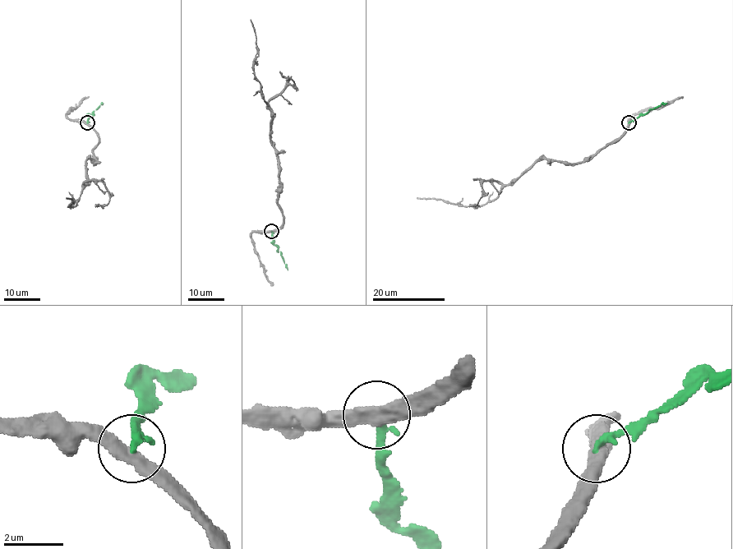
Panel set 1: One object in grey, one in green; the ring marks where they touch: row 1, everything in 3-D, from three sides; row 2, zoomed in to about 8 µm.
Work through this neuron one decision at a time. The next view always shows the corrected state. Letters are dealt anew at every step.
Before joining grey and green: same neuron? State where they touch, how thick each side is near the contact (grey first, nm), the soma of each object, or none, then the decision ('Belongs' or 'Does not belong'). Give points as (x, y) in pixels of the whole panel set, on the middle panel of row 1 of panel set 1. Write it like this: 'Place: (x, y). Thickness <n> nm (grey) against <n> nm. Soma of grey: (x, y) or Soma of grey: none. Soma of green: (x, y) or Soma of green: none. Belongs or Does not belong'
Place: (271, 231). Thickness 400 nm (grey) against 240 nm. Soma of grey: none. Soma of green: none. Does not belong

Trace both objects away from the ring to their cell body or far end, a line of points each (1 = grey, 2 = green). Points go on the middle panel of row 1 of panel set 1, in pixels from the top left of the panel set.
1: (271, 232), (283, 223), (278, 163), (271, 108), (253, 66), (256, 45), (251, 19)
2: (271, 232), (271, 237), (288, 270)

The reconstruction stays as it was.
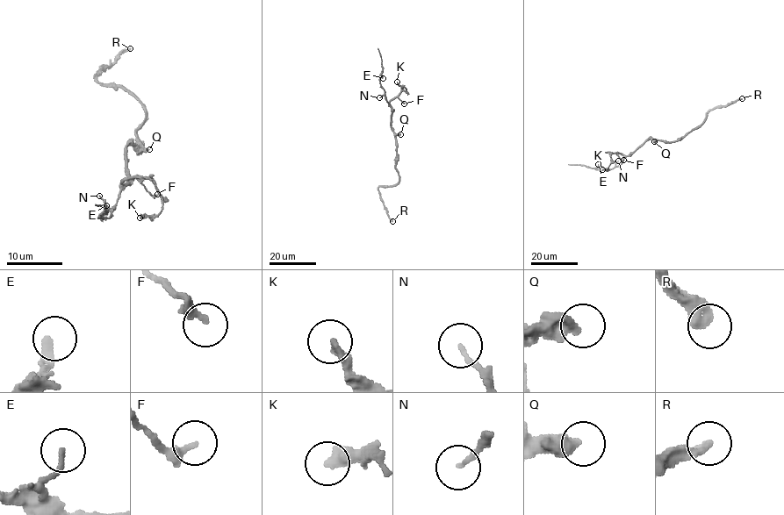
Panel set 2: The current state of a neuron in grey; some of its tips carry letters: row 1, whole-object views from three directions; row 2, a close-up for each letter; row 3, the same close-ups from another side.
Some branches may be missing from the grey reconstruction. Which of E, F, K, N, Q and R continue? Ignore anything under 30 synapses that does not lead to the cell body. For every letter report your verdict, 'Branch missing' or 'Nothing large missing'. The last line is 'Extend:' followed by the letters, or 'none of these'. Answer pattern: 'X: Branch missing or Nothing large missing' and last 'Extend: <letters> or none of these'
E: Nothing large missing
F: Nothing large missing
K: Nothing large missing
N: Nothing large missing
Q: Nothing large missing
R: Nothing large missing
Extend: none of these

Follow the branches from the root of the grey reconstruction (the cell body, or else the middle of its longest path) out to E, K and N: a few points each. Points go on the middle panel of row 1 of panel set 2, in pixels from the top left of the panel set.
E: (396, 142), (392, 127), (392, 106), (380, 83), (379, 78), (383, 78)
K: (396, 142), (392, 127), (390, 102), (401, 90), (406, 90), (397, 82)
N: (396, 142), (392, 127), (392, 106), (383, 95), (379, 97)

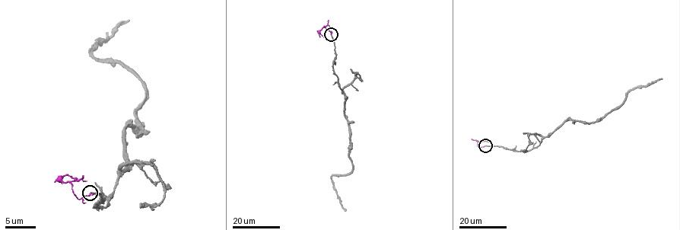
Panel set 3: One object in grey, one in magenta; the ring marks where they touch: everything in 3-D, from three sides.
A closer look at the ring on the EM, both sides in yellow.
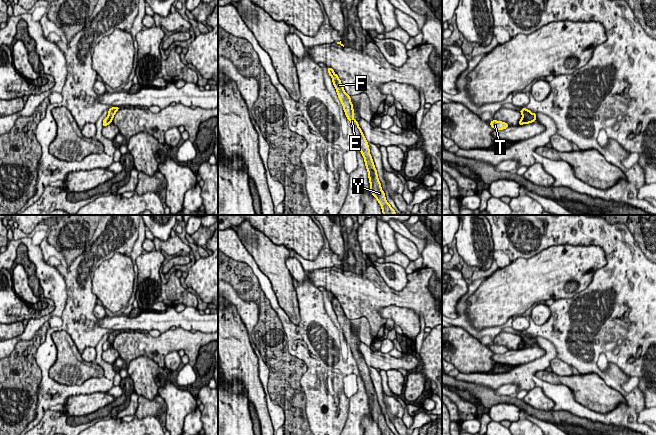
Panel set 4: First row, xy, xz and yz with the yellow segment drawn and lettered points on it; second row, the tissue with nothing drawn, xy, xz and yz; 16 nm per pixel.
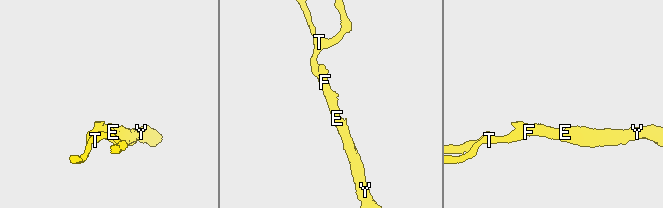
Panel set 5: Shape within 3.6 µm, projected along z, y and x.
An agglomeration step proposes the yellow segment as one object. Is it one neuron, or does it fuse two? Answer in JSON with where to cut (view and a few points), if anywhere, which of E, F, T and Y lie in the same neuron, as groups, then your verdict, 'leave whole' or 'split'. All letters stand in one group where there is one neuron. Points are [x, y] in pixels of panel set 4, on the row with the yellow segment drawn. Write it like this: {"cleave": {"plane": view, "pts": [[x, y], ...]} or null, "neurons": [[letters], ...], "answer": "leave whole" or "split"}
{"cleave": {"plane": "yz", "pts": [[522, 115], [530, 122]]}, "neurons": [["E", "F", "Y"], ["T"]], "answer": "split"}

